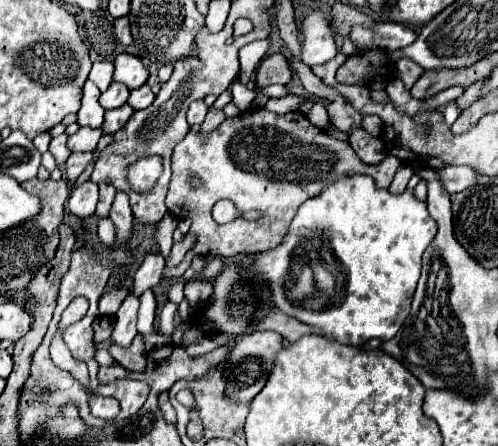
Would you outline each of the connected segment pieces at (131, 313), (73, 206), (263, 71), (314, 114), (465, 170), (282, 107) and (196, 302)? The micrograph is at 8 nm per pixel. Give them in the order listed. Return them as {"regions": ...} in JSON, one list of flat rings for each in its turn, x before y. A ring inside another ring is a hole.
{"regions":[[[130,294,124,298,124,302,116,314,112,342,120,344,120,346,128,346,132,342,132,338,138,334,136,332,136,312,138,312,138,296]],[[88,180,82,186,76,186,72,190,68,198,68,208,70,208,70,214,74,214,76,218,86,218,94,214,96,202,98,202,98,186]],[[280,52,270,54,260,62,258,70,254,72,254,80,258,88,266,88,270,84,288,84,292,80,290,62]],[[316,102,314,108,312,108,306,116,308,116,308,120,310,120,314,126,318,126,318,128,322,128,322,130,328,130,328,128,332,126,332,122,330,122,330,118,328,118,328,114,326,114,326,108,324,108,324,104,320,104,320,102]],[[444,166,442,170,438,170,438,174,450,194,470,188,470,184,480,178,480,174,472,166]],[[292,94,292,96,284,96,284,98,270,98,268,104,266,104,266,110,276,112,276,114,294,112,294,110,298,110,298,106,300,106,302,100,304,100,304,98,294,96,294,94]],[[198,278,186,282,186,286,184,286,184,296,192,308,200,308,210,298,210,294,212,294,212,284,198,282]]]}

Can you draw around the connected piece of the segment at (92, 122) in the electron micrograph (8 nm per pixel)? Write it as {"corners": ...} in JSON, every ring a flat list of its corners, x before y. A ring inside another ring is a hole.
{"corners":[[86,80,84,84,84,98,82,98,82,108,78,110,78,124,80,126,90,126,90,128,100,128,104,122,104,108,98,104,100,90]]}

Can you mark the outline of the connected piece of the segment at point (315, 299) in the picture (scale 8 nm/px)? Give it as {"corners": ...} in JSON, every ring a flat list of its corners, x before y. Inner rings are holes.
{"corners":[[414,174,408,188,400,196,394,196,388,190,378,190,370,176,348,176,328,186,314,200,304,202,298,208,290,224,290,232,286,234,282,244,276,246,274,250,255,254,251,272,256,273,254,279,259,279,259,283,267,285,267,288,264,288,263,299,276,304,284,314,294,316,300,322,320,326,324,334,332,336,340,344,360,344,370,338,380,340,392,338,402,328,406,316,410,314,412,296,420,276,420,260,424,250,436,236,436,222,430,218,426,202,416,200,412,194,412,188,418,182,420,178],[308,244,318,254,316,262,328,266,328,272,332,272,336,280,334,292,330,296,314,286,312,258,310,252,306,250]]}

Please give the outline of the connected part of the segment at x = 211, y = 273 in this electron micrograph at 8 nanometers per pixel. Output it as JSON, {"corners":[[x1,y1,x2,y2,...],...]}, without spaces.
{"corners":[[210,258,210,260,208,260,208,264,204,266,204,270,202,270,202,274,200,274,200,276,202,276,204,280,212,280,214,276,218,276,218,274,220,274,220,270,222,270,222,268,224,268,224,264,222,264,222,260,220,260,220,258]]}

